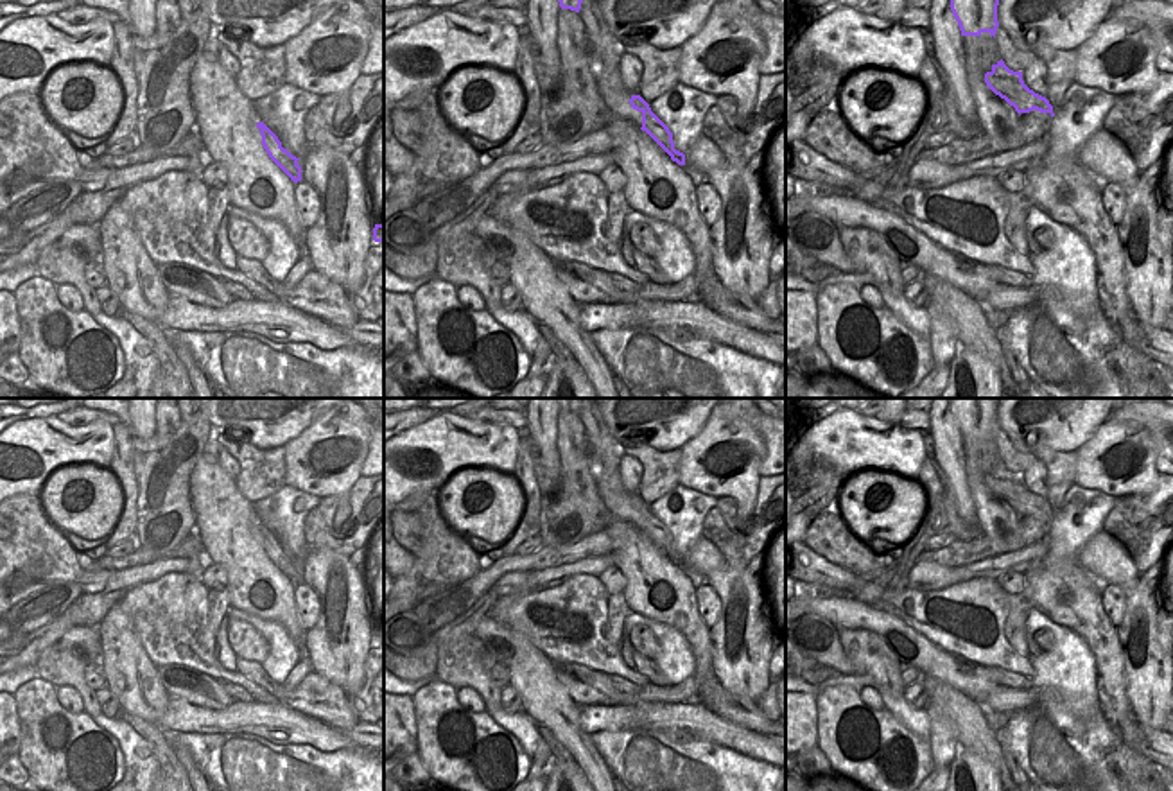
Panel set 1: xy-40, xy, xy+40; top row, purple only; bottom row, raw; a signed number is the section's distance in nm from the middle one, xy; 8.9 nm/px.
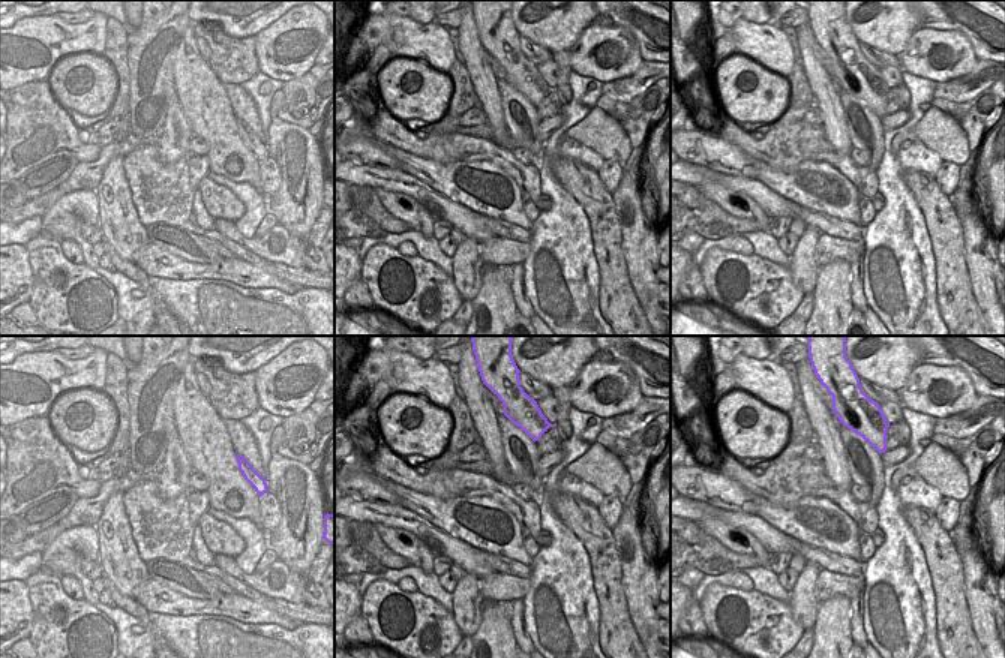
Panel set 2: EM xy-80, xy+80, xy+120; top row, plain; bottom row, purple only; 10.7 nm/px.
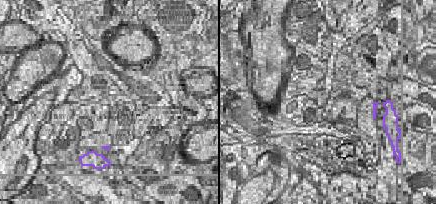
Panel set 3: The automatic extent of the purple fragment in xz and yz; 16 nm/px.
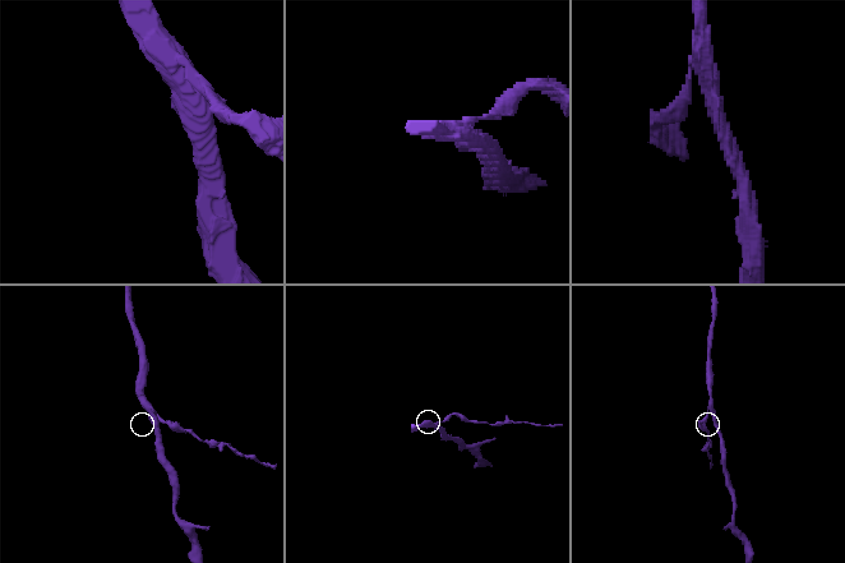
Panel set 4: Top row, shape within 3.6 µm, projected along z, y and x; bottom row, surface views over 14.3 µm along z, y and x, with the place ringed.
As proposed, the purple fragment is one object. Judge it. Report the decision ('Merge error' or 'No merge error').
Merge error.

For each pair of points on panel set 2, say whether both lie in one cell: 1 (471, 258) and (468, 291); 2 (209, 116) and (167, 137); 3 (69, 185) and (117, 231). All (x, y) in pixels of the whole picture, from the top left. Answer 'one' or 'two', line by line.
1: one
2: two
3: two

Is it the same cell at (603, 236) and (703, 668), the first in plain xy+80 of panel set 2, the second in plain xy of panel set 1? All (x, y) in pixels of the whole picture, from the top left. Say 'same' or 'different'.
same

